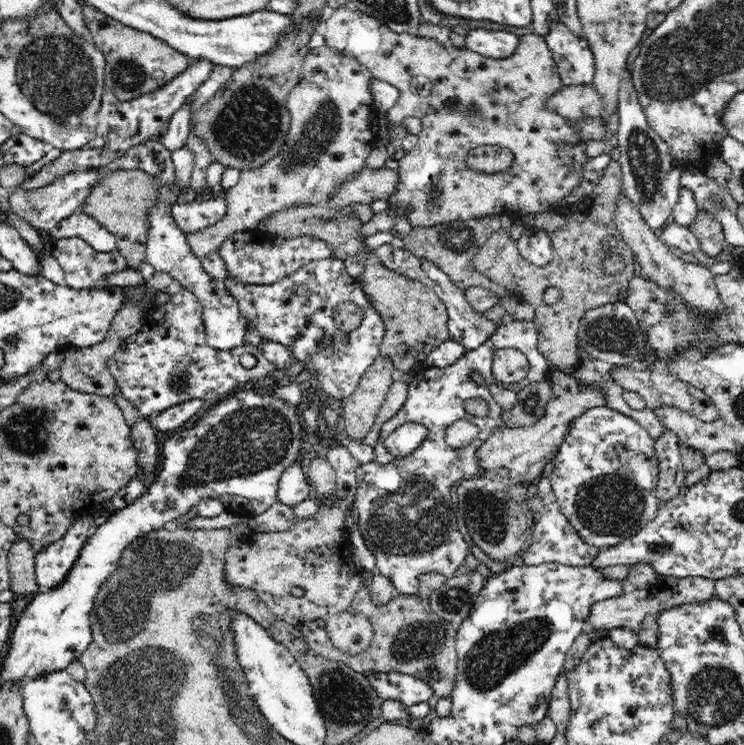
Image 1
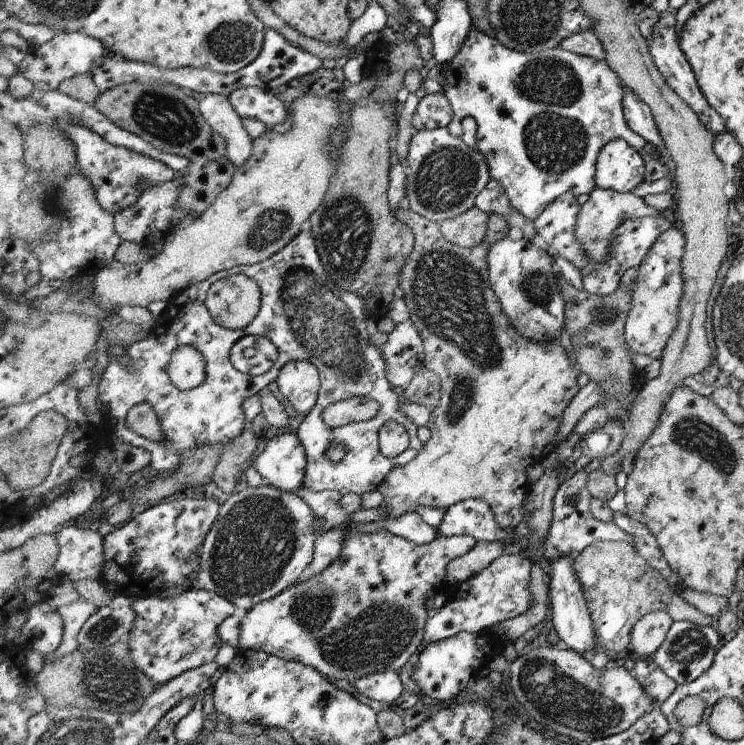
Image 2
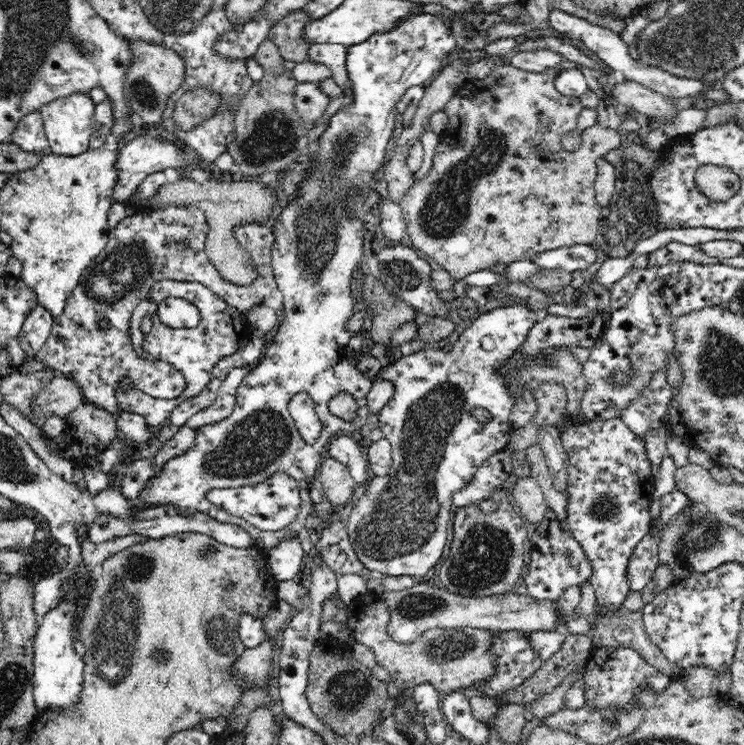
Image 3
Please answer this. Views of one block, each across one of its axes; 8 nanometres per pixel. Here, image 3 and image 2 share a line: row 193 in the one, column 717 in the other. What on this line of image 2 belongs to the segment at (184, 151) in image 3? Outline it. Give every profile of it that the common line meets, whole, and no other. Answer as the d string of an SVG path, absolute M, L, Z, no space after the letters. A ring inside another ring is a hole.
M668 10L662 14L661 20L654 26L651 54L656 67L659 68L659 72L663 75L668 86L683 99L683 102L686 102L691 107L691 110L698 115L704 126L710 128L716 135L724 134L727 132L726 124L723 122L723 118L719 112L707 102L707 99L703 96L703 92L700 91L694 68L691 67L687 56L683 54L680 46L676 26L676 14L673 10Z

